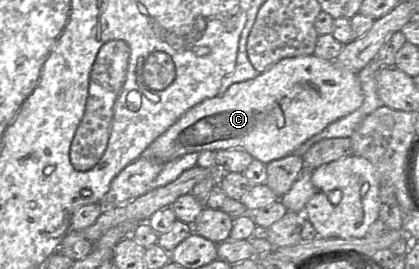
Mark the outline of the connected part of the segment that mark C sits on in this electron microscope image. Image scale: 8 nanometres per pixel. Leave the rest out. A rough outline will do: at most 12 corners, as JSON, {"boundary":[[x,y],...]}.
{"boundary":[[284,58],[190,108],[140,157],[267,165],[363,101],[358,72]]}

